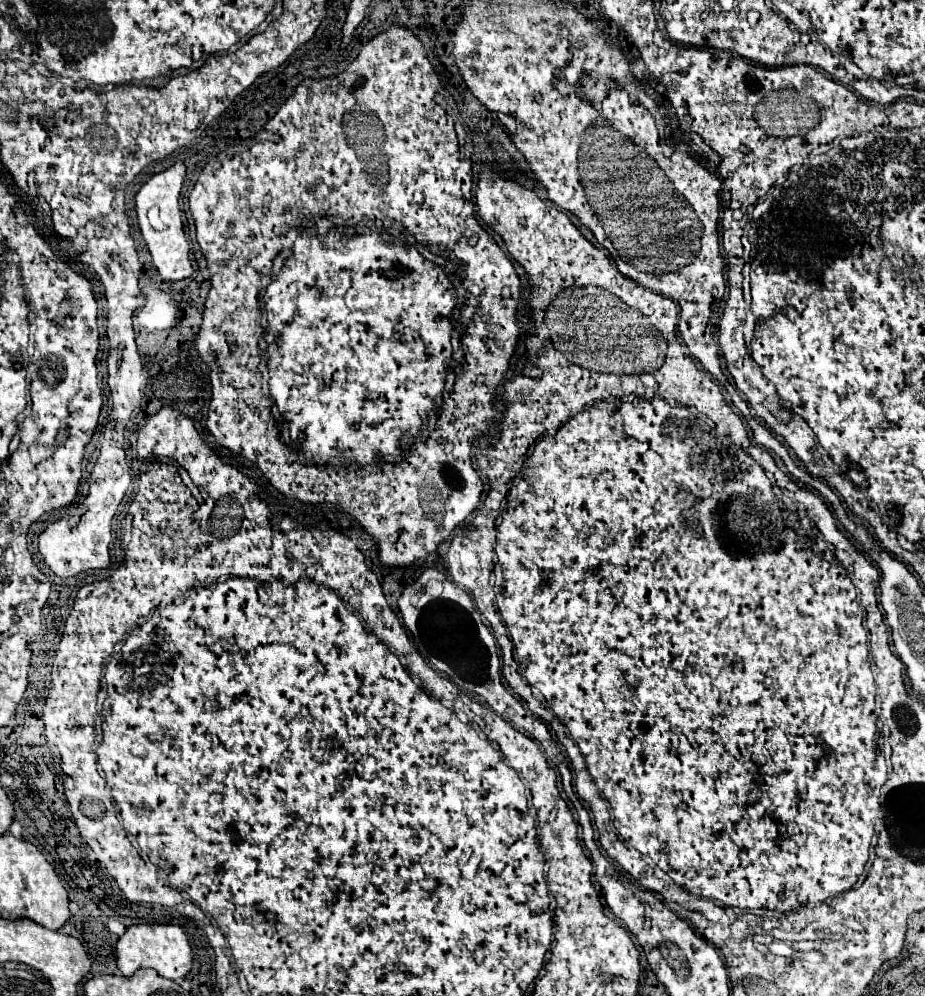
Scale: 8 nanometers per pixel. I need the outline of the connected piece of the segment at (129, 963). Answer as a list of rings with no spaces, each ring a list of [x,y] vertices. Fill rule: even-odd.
[[[133,924],[117,940],[117,968],[131,976],[139,968],[153,968],[159,976],[181,980],[191,970],[191,946],[185,932],[175,924]]]

